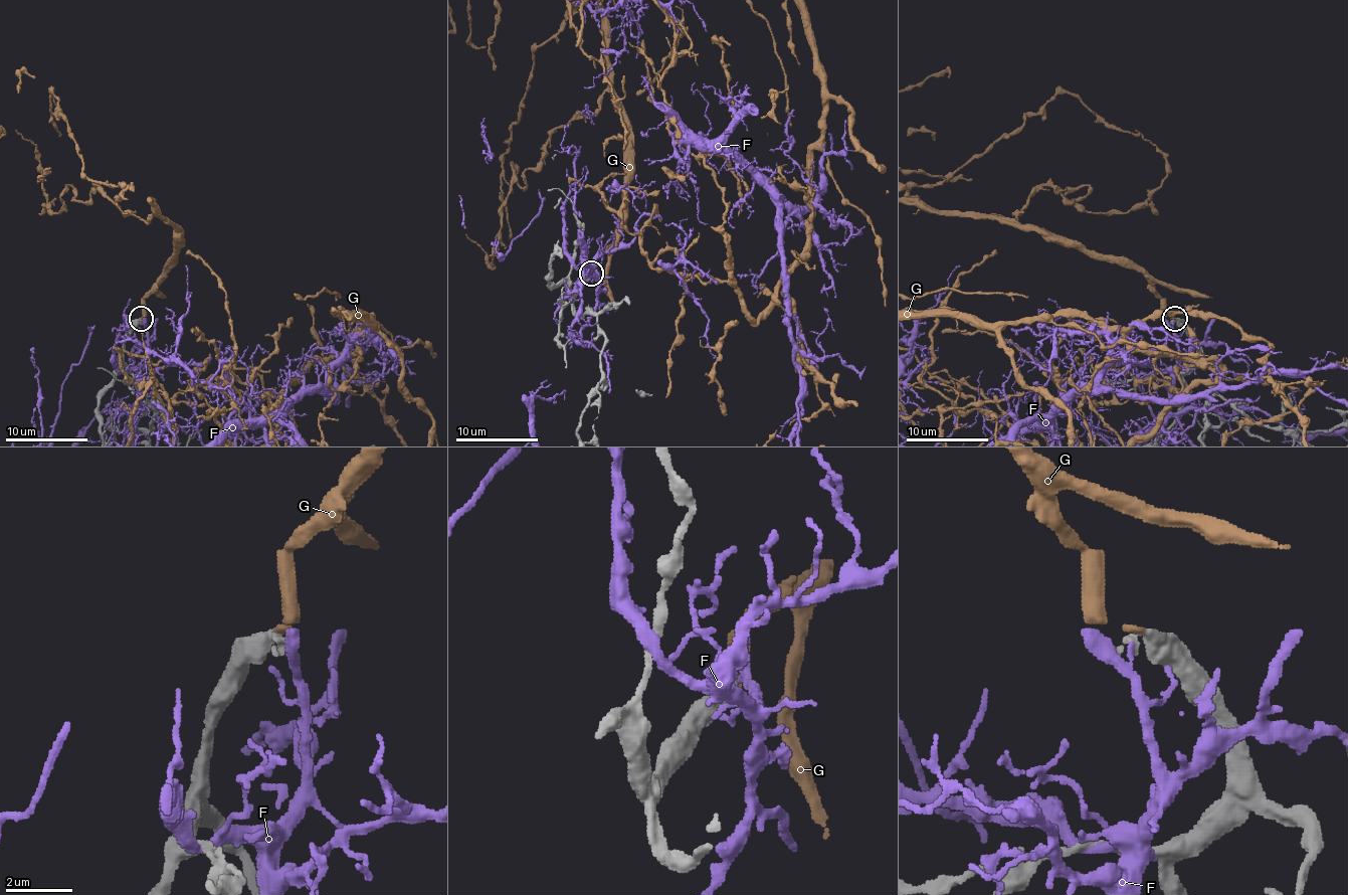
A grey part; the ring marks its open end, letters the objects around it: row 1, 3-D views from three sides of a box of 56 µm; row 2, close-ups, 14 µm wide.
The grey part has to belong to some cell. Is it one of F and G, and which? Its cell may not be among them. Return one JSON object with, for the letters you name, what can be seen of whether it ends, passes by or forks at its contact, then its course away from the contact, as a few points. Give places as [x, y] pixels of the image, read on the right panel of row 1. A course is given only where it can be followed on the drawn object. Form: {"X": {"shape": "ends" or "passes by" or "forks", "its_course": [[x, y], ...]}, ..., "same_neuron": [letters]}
{"G": {"shape": "ends"}, "same_neuron": ["G"]}

